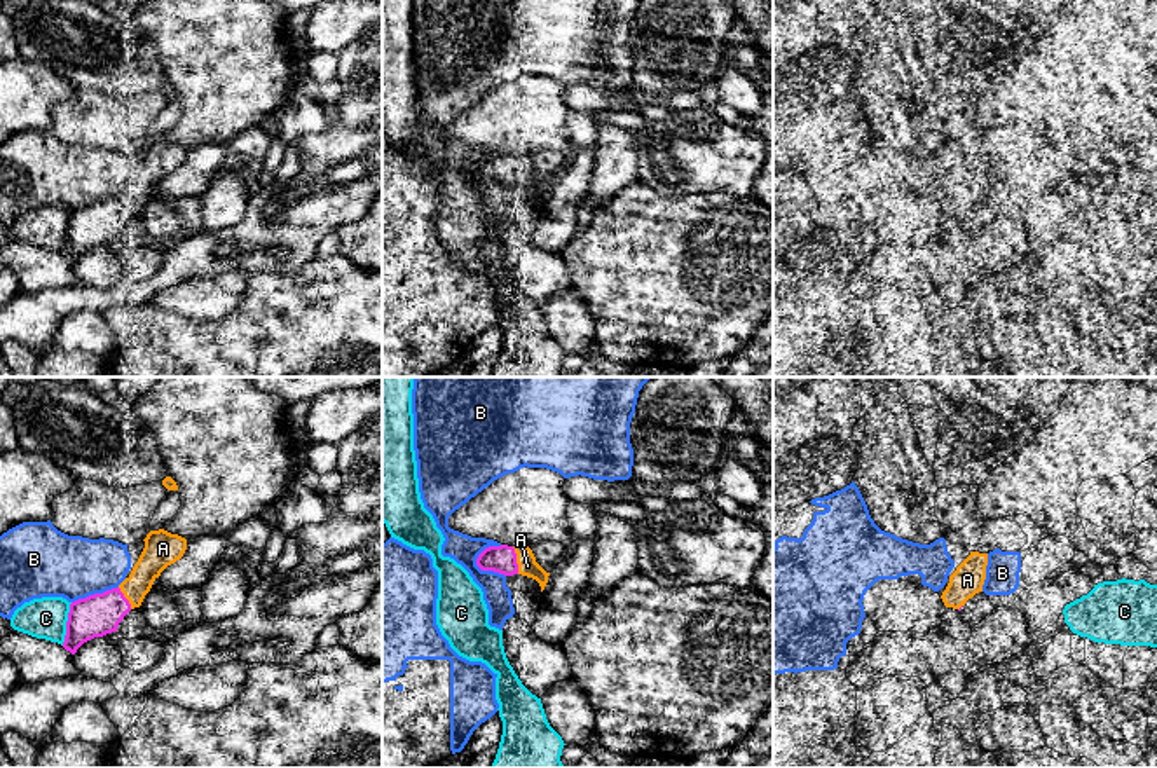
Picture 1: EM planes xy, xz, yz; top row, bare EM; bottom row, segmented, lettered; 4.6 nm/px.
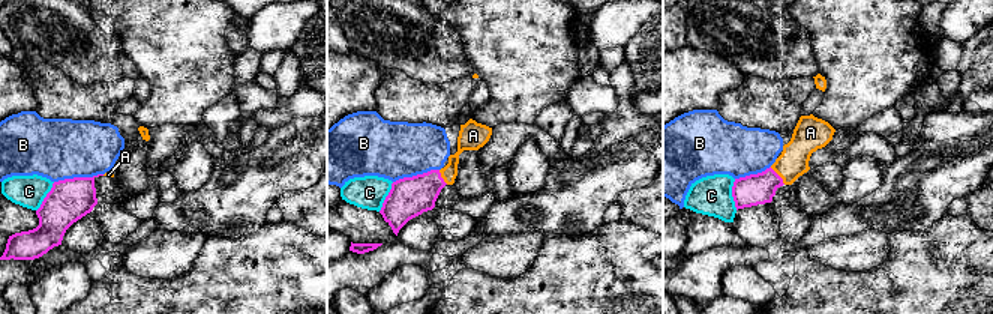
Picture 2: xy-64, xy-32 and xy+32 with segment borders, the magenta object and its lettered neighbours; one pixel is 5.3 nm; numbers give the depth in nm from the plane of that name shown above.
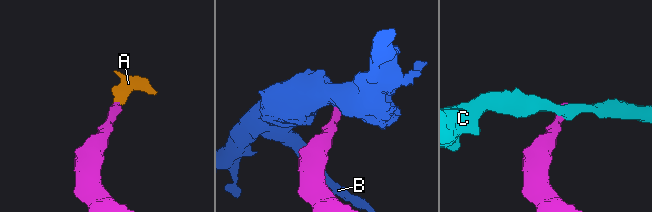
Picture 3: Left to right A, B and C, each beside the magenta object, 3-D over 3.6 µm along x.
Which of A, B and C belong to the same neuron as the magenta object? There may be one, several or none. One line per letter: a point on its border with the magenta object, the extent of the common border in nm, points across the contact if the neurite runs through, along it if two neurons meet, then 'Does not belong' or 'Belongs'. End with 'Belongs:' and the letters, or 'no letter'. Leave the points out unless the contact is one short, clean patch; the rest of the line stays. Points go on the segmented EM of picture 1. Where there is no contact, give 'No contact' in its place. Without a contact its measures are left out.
A: Touches magenta at xz (515, 561). Shared border 130 nm. Belongs
B: Touches magenta at xz (482, 569). Shared border 170 nm. Does not belong
C: Touches magenta at xy (67, 624). Shared border 200 nm. Does not belong
Belongs: A

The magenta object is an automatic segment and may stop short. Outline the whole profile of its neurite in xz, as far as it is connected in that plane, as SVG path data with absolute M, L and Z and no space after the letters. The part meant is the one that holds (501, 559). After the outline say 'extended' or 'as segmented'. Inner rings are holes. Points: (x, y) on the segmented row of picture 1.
M525 545L517 546L489 546L478 559L476 566L482 571L494 571L504 576L522 574L539 583L541 592L548 583L550 573L546 573L537 562L532 550Z; extended

